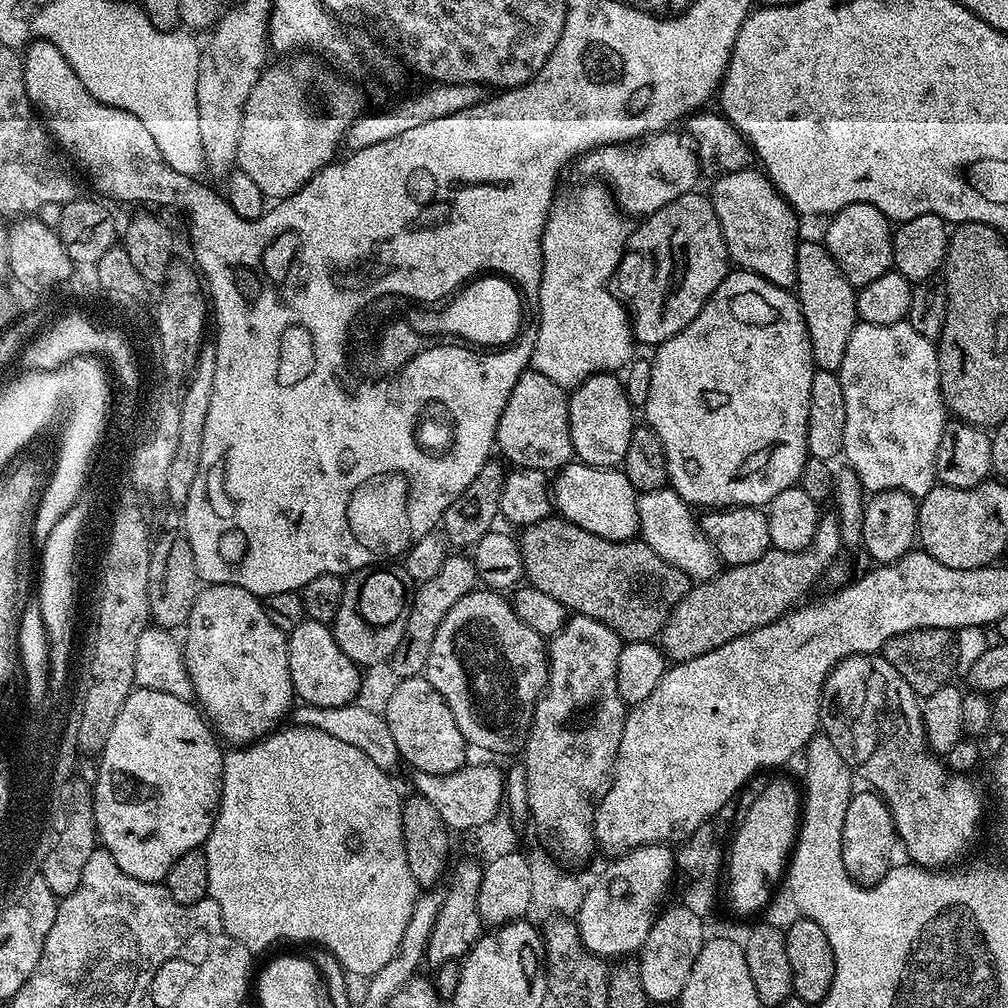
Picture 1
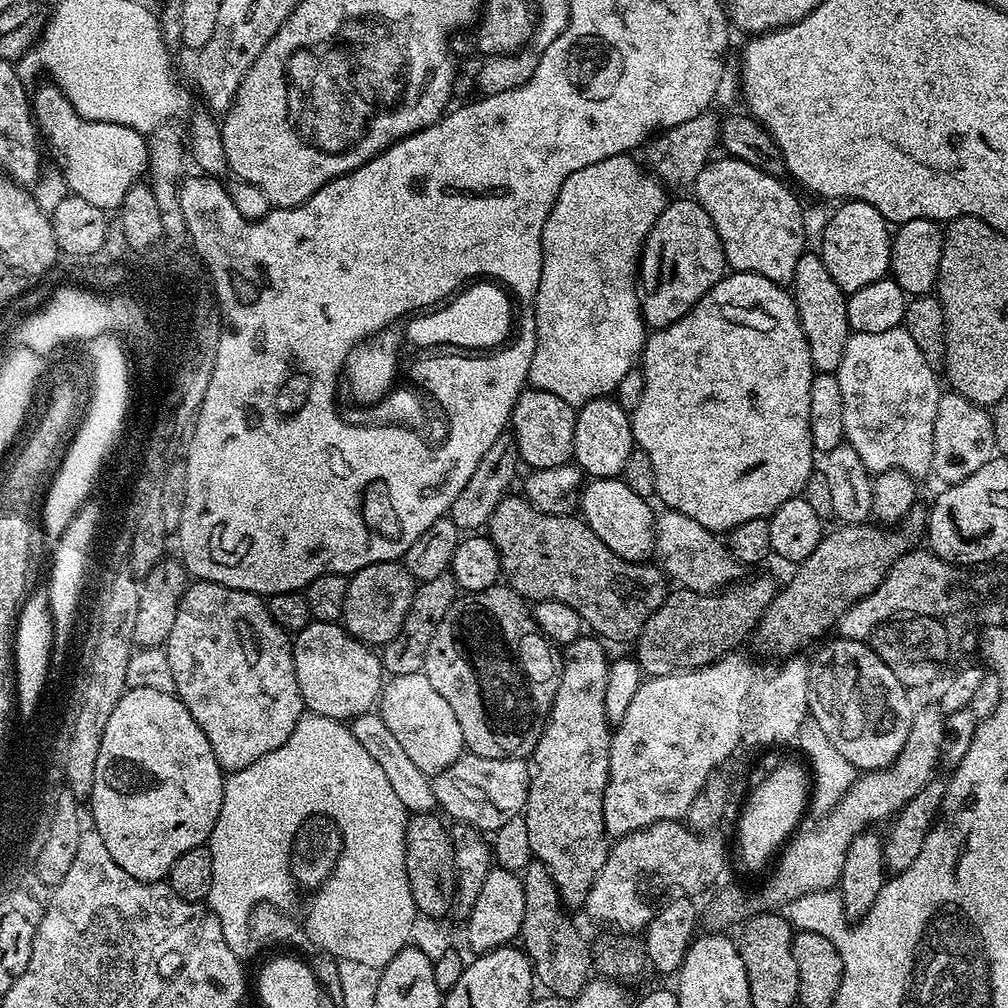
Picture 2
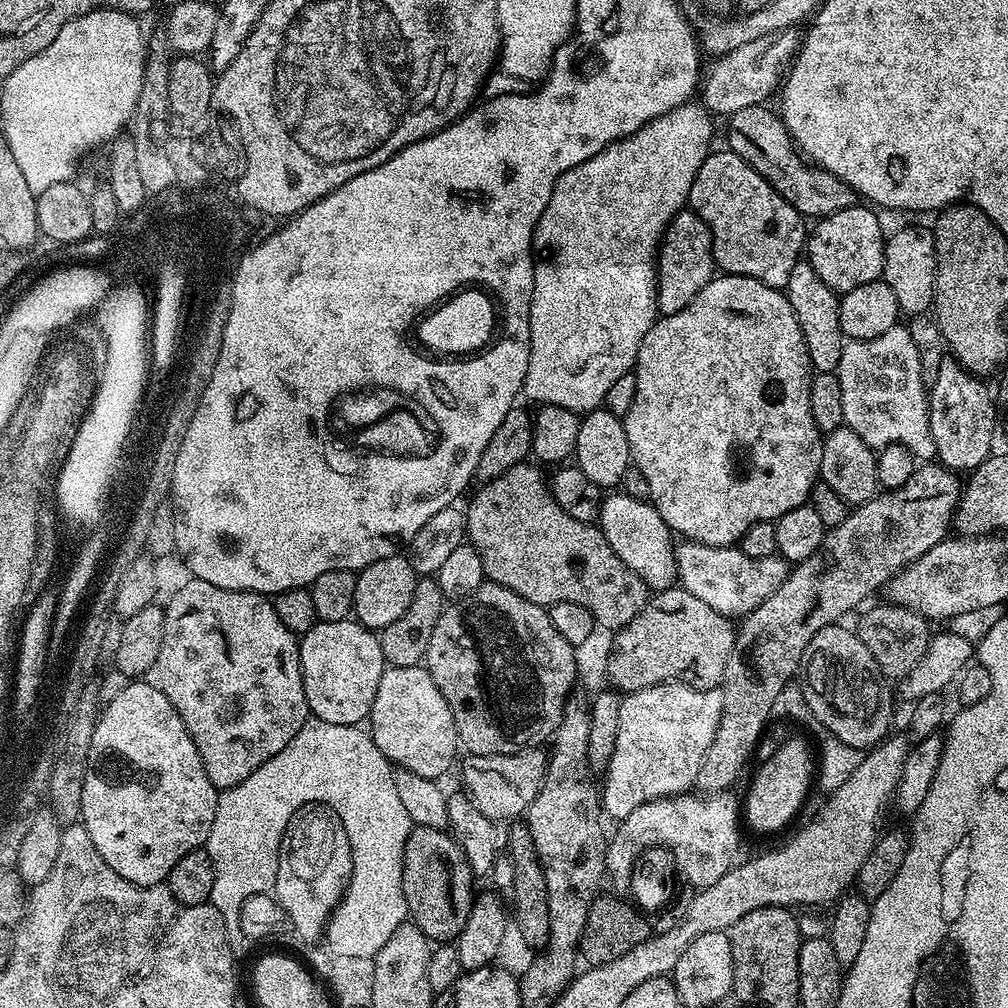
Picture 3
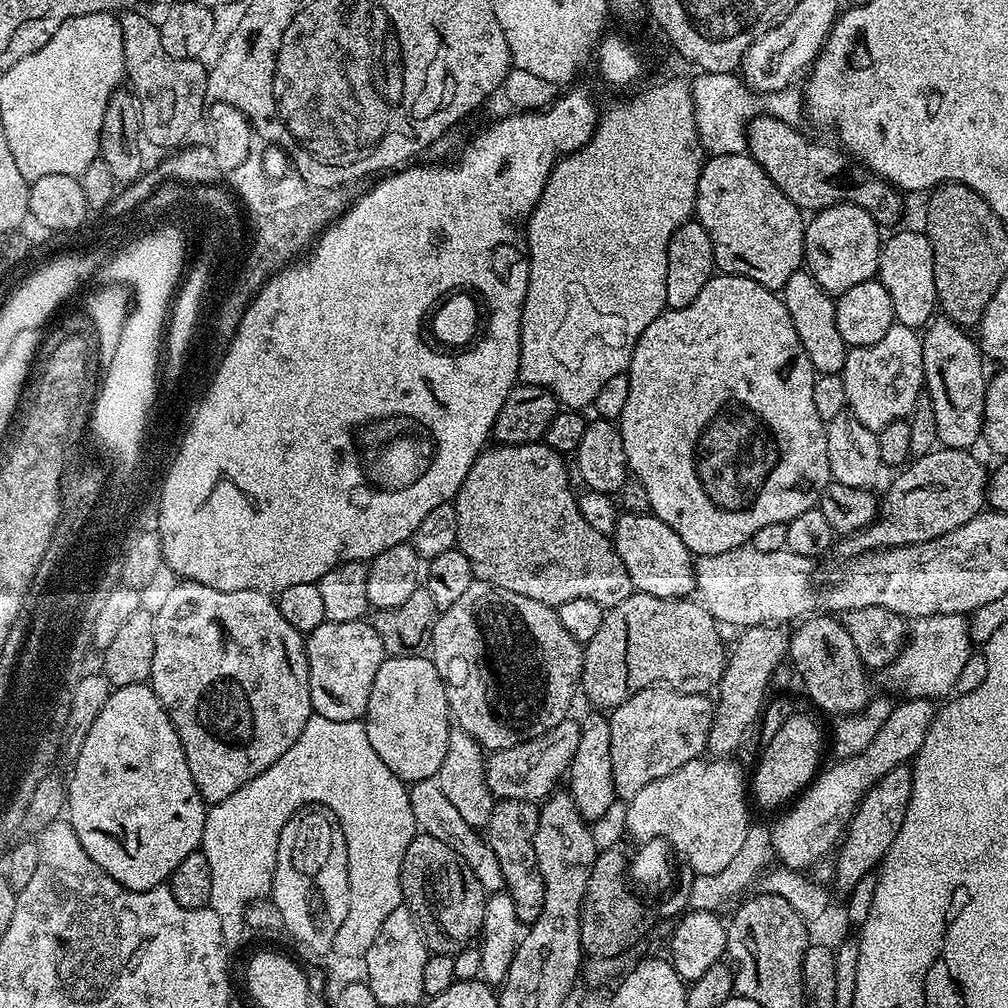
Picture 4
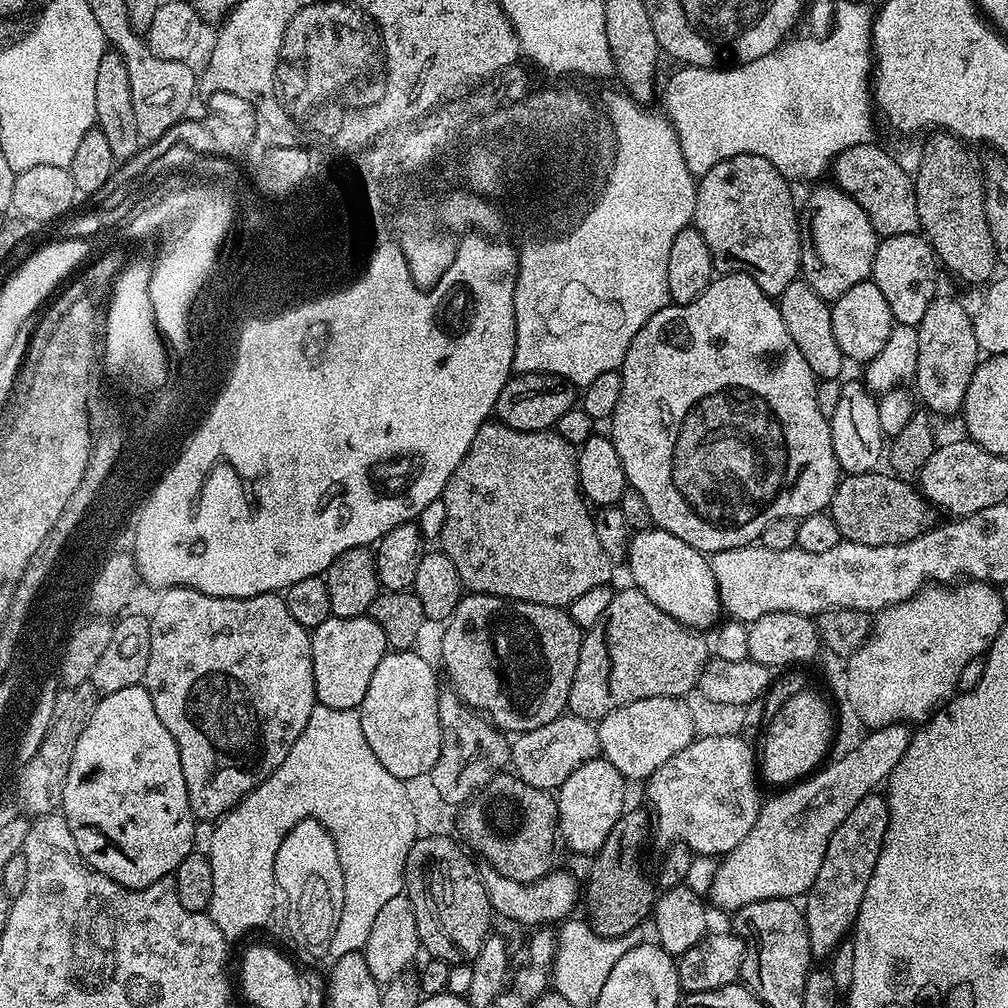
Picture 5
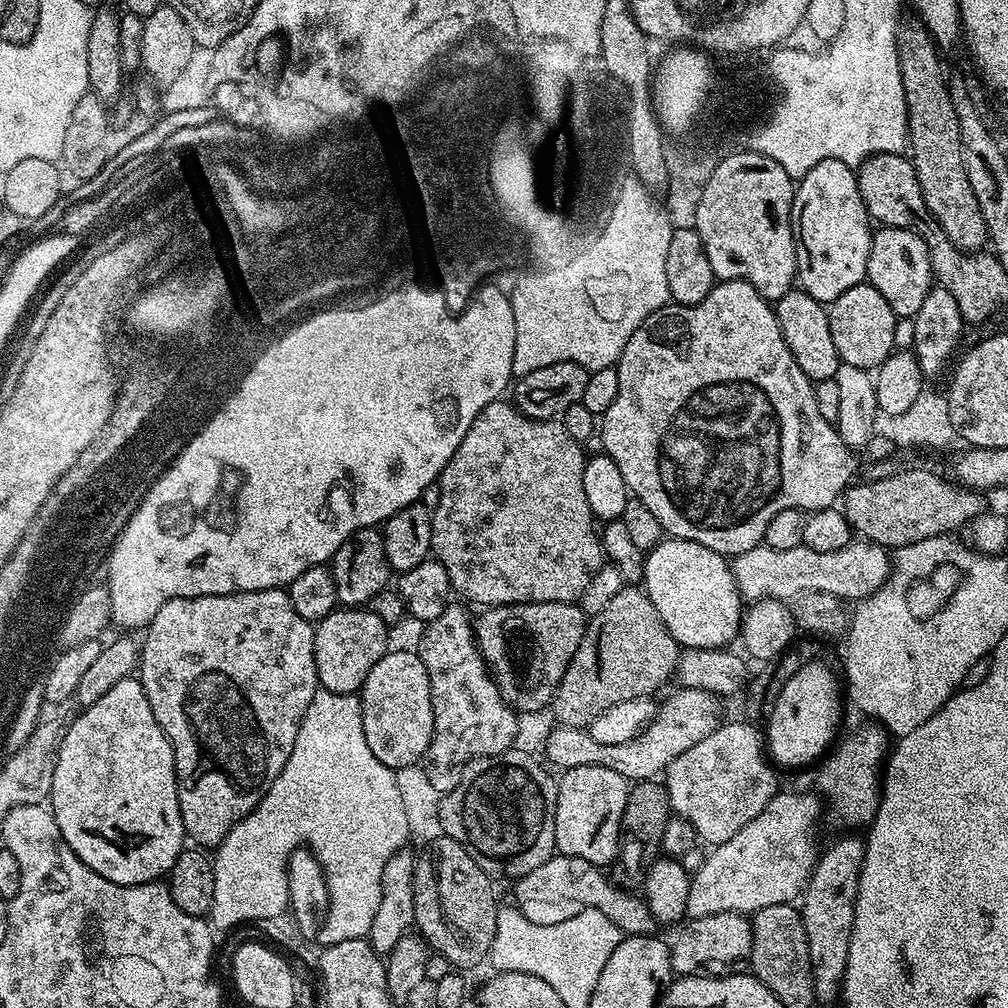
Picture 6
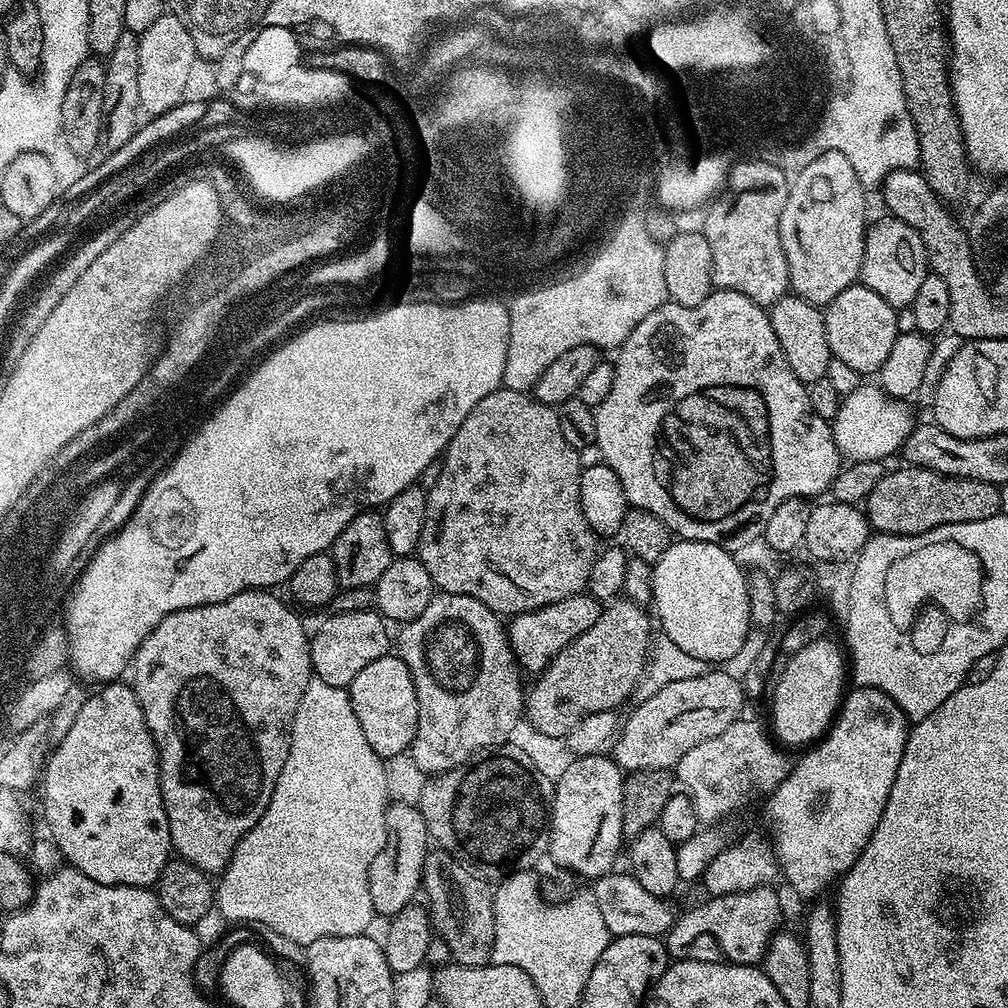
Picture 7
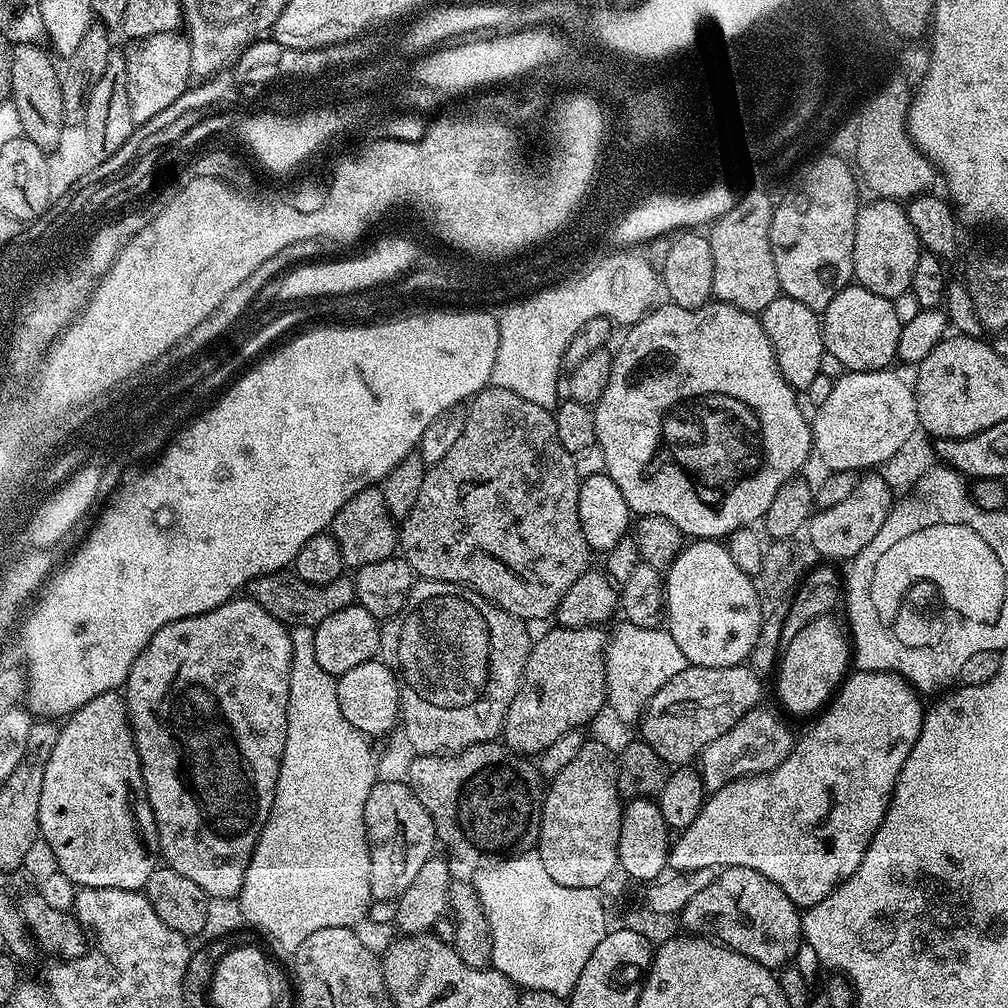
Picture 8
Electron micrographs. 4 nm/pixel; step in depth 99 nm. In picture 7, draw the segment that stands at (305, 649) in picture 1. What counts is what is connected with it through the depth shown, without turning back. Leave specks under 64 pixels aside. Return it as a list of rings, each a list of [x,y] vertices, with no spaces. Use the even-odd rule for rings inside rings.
[[[375,610],[366,612],[338,612],[328,617],[311,633],[310,658],[315,679],[326,682],[326,686],[347,688],[358,673],[370,666],[370,662],[378,662],[378,658],[389,655],[390,636],[383,616]]]

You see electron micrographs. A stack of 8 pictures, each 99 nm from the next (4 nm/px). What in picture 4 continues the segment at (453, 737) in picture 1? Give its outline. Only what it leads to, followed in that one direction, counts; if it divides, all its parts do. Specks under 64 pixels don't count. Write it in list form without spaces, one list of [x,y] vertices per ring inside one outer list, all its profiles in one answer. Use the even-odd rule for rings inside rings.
[[[424,654],[388,656],[382,666],[378,666],[378,674],[374,674],[374,686],[370,690],[370,702],[362,723],[370,738],[370,746],[374,746],[374,754],[378,754],[378,758],[382,758],[382,762],[386,762],[388,769],[400,780],[415,782],[439,777],[442,758],[446,758],[450,713],[444,683],[431,659]]]

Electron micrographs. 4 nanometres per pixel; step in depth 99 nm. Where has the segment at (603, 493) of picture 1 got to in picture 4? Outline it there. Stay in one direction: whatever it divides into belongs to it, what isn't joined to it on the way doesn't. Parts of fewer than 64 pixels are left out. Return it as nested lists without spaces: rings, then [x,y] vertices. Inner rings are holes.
[[[624,512],[617,515],[616,552],[622,558],[626,570],[632,579],[633,589],[658,598],[682,600],[696,592],[696,569],[693,553],[682,542],[666,522],[657,516],[642,512]]]

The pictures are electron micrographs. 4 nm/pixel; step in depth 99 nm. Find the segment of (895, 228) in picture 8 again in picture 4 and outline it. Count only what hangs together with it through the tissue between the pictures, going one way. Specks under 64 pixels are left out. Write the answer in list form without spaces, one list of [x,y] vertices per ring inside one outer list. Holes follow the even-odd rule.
[[[923,231],[896,232],[881,243],[878,279],[882,286],[886,286],[886,294],[890,294],[897,324],[920,330],[933,319],[938,308],[934,286],[934,250]]]

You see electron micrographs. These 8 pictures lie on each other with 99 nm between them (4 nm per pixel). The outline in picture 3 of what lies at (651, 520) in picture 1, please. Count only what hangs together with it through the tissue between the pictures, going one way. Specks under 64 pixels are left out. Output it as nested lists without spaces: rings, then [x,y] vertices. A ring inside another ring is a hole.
[[[681,539],[675,545],[676,580],[694,598],[702,598],[706,606],[729,618],[743,618],[754,611],[782,582],[790,571],[789,561],[779,555],[770,558],[750,558],[739,546],[719,548],[706,546],[697,540]]]

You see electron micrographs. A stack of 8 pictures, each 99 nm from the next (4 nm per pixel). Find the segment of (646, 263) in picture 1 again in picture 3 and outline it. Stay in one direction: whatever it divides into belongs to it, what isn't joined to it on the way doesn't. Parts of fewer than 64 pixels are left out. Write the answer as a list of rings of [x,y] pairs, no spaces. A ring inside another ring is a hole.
[[[681,210],[664,232],[664,238],[660,241],[658,255],[656,257],[656,307],[665,316],[674,314],[678,310],[688,307],[689,302],[713,280],[717,271],[716,259],[712,253],[712,235],[702,222],[702,218],[691,210]]]

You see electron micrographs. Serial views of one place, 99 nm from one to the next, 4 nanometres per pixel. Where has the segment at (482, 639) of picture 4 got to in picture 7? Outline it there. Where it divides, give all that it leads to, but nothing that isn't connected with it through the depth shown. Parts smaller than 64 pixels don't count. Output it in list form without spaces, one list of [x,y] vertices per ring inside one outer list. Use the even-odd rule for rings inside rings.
[[[587,591],[574,594],[570,598],[562,598],[562,602],[550,602],[550,606],[542,606],[538,610],[523,612],[507,621],[506,631],[512,653],[516,662],[525,673],[539,674],[544,671],[551,660],[561,652],[574,638],[586,634],[594,622],[598,622],[602,611],[601,601],[589,596]]]

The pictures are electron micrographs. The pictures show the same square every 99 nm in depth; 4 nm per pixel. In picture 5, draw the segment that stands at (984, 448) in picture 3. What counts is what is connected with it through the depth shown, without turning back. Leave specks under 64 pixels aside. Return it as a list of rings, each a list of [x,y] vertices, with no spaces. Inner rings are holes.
[[[938,294],[930,306],[926,306],[922,322],[915,327],[918,334],[918,366],[914,392],[919,403],[936,416],[952,416],[955,412],[957,415],[963,409],[966,386],[970,386],[970,378],[982,359],[978,341],[974,338],[972,317],[973,313],[964,309],[954,297]]]

